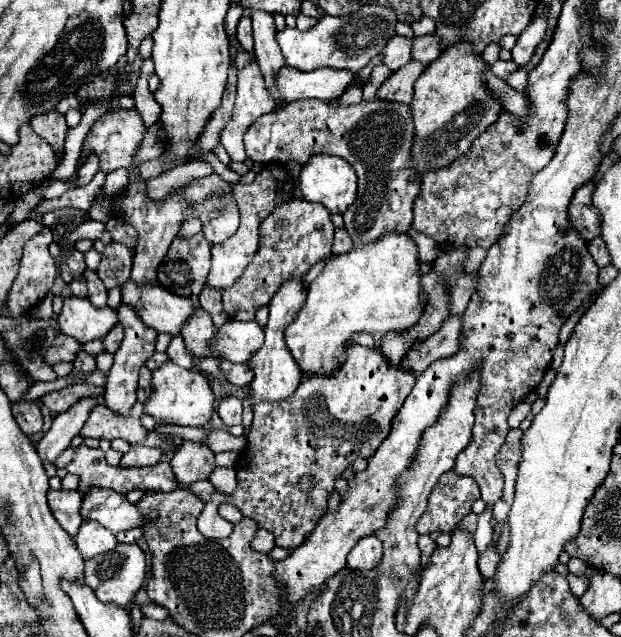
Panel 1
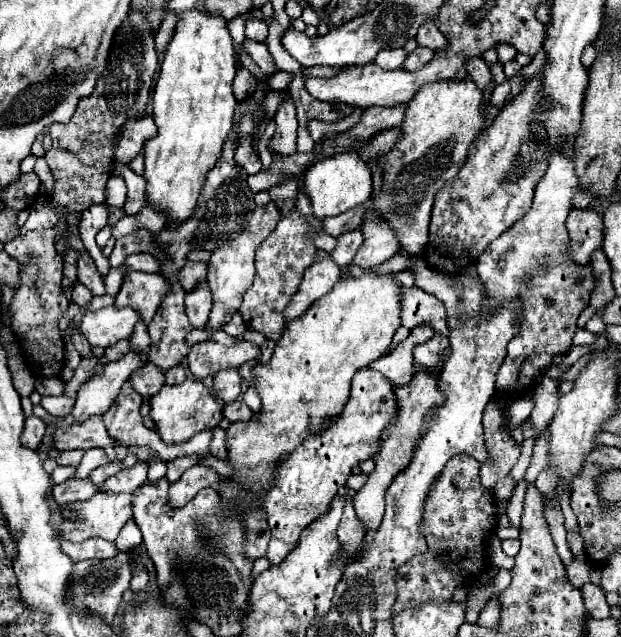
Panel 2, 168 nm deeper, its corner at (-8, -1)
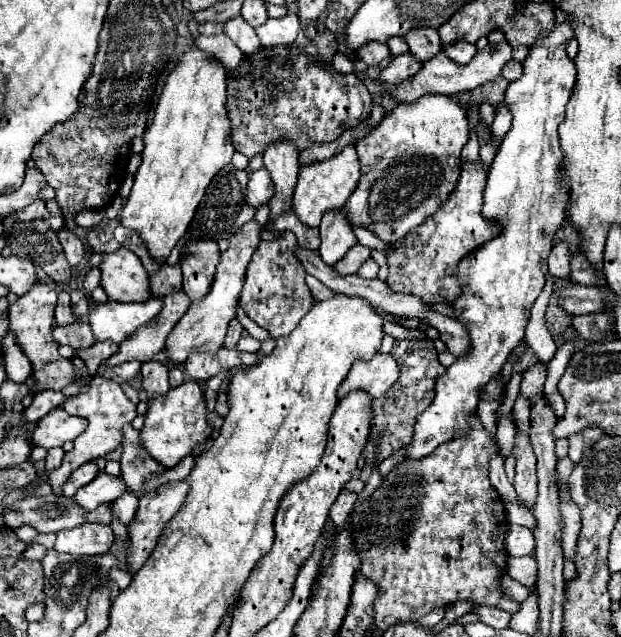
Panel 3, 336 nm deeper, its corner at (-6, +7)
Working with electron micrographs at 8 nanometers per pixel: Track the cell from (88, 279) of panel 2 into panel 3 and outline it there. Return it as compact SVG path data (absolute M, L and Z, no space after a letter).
M62 228L58 232L58 240L62 242L62 248L64 248L64 254L70 262L70 266L78 266L84 258L84 244L80 242L80 238L76 238L76 234L68 228Z

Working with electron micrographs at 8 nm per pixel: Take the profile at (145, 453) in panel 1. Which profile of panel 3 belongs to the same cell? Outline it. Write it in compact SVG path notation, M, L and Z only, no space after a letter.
M100 472L96 480L92 480L76 492L76 502L82 504L86 510L96 510L102 504L112 504L124 492L126 484L122 476L110 476L106 472Z

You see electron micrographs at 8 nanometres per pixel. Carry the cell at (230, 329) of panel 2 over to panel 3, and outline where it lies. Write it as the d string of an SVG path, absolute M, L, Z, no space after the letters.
M234 318L232 322L230 322L230 326L228 326L228 332L226 332L226 340L224 340L224 346L226 348L236 348L236 344L238 344L238 340L240 340L240 336L242 336L242 324Z

